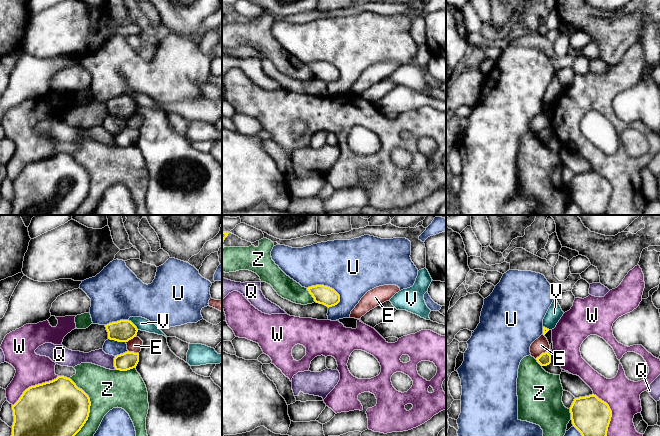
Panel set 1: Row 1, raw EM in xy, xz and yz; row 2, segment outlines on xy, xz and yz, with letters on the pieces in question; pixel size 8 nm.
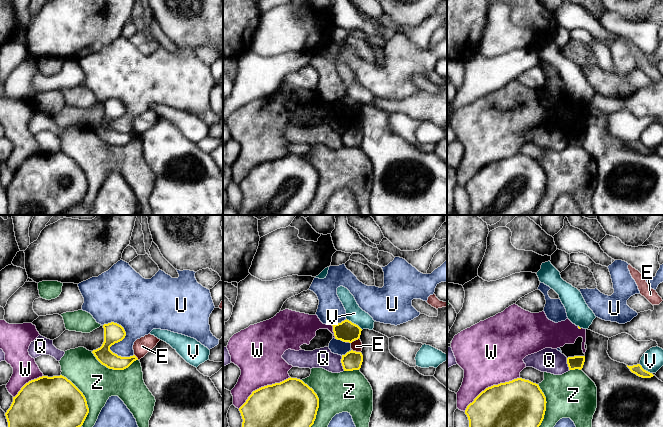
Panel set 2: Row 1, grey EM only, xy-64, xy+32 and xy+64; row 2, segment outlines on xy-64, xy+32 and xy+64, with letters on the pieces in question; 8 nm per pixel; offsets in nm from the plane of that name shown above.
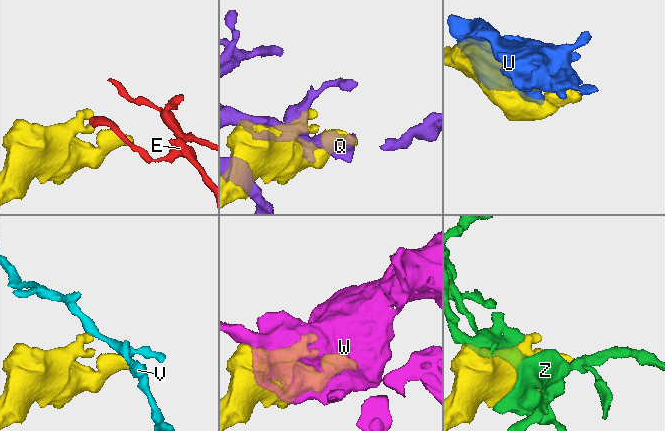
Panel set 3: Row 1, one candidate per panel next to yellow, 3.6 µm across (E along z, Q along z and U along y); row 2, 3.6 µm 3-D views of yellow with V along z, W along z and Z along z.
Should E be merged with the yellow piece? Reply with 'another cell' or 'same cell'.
another cell

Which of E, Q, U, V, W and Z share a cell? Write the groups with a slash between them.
E / Q / U / V / W / Z

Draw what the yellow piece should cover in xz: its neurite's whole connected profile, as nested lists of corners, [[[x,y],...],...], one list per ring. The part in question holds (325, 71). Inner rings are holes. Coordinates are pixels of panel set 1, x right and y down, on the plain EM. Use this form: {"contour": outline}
{"contour": [[[324,61],[308,63],[307,66],[314,74],[314,77],[325,82],[332,83],[340,78],[340,71],[332,64]]]}

